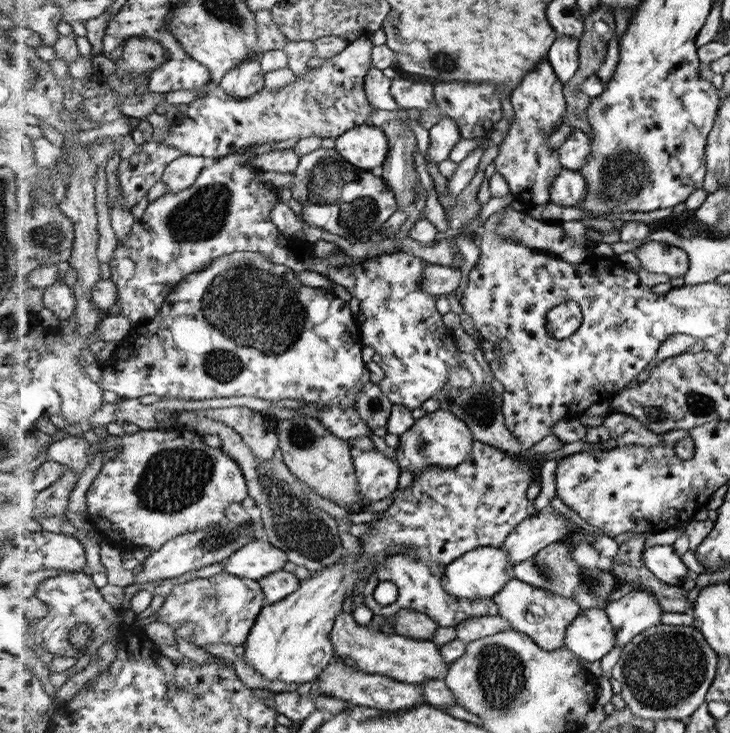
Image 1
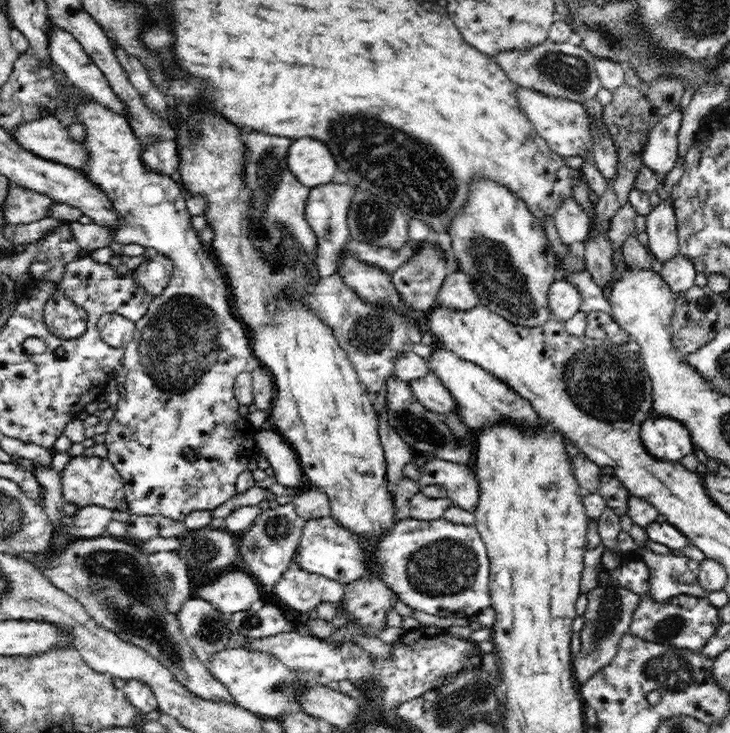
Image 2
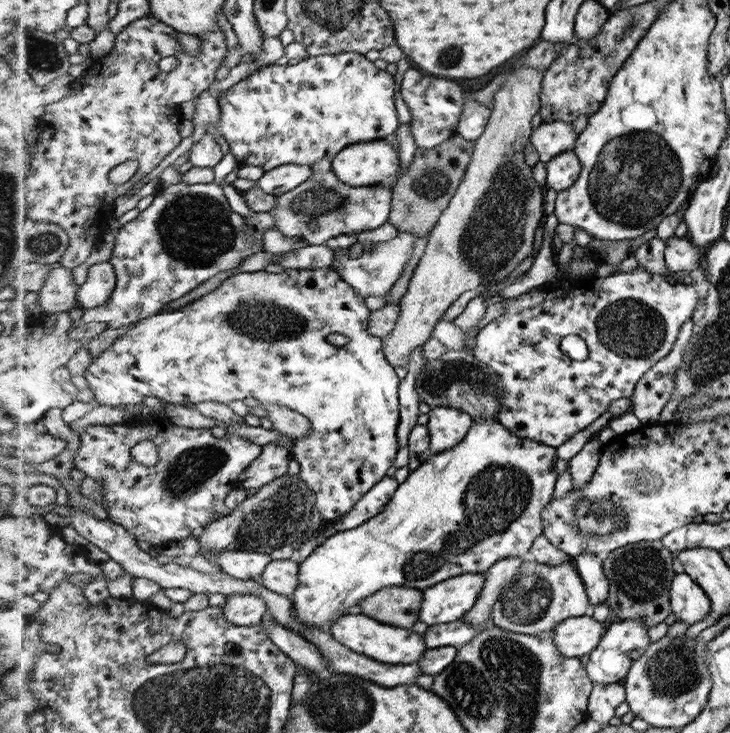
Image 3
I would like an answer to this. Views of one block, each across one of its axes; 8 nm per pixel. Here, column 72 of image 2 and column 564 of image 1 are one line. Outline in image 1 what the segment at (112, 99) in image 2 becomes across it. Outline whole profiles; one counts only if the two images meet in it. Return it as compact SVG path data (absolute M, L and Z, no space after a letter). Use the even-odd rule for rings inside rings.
M557 36L547 53L547 60L554 66L560 82L566 84L579 67L579 39L573 36Z

